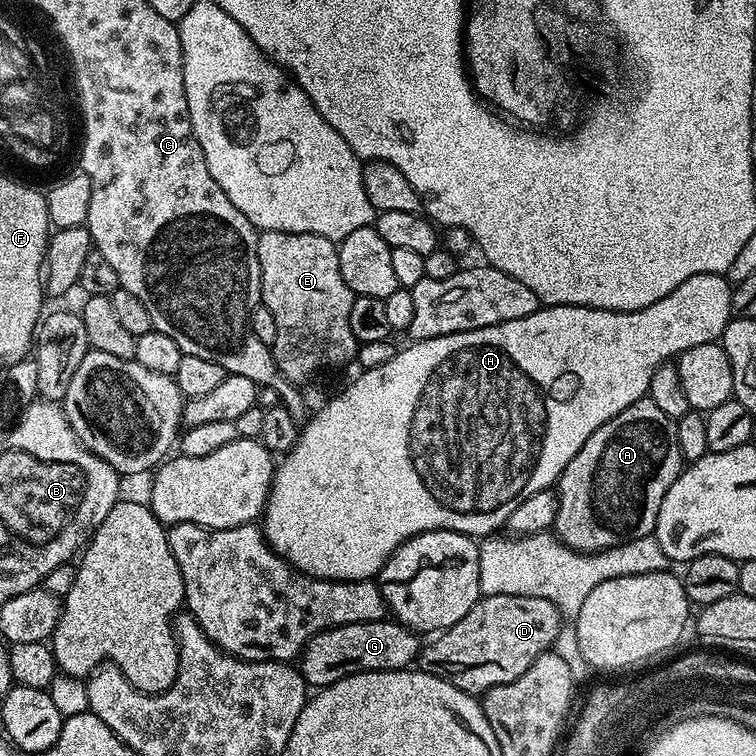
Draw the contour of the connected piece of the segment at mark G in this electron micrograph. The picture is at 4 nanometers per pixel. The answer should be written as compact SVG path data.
M395 619L354 622L346 626L333 626L310 638L298 657L298 667L304 675L304 683L319 690L350 674L411 668L417 663L421 647L421 637L406 625L396 623Z

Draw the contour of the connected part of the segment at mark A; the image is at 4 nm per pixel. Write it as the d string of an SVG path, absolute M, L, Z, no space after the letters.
M649 398L634 402L622 410L610 422L598 426L590 438L570 458L566 470L560 475L555 485L556 521L554 535L568 548L575 552L601 552L624 544L628 540L637 540L643 536L651 536L656 531L658 510L662 506L662 498L666 498L666 490L674 486L682 471L682 457L676 420L668 417Z

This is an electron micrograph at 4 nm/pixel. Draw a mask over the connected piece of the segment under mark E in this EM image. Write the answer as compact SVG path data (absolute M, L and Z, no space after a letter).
M260 232L258 235L260 299L274 314L278 334L271 350L276 365L289 382L304 386L311 376L327 368L352 364L358 347L350 330L350 306L354 294L342 278L337 245L318 234Z

